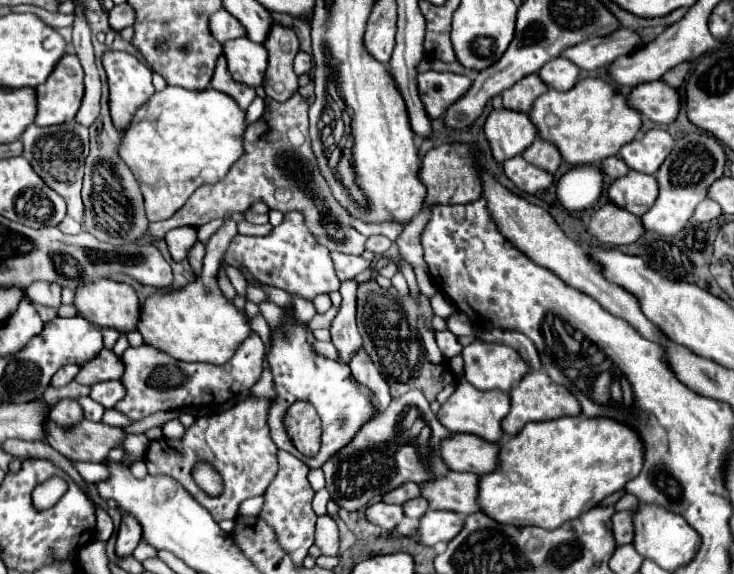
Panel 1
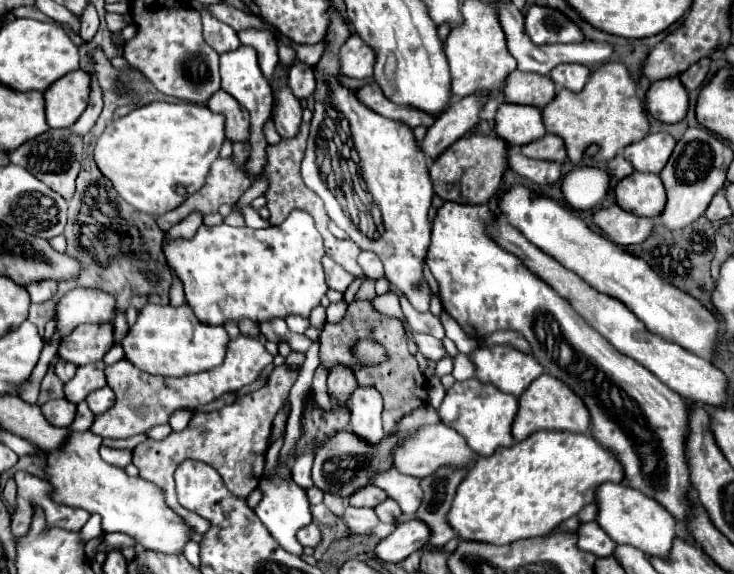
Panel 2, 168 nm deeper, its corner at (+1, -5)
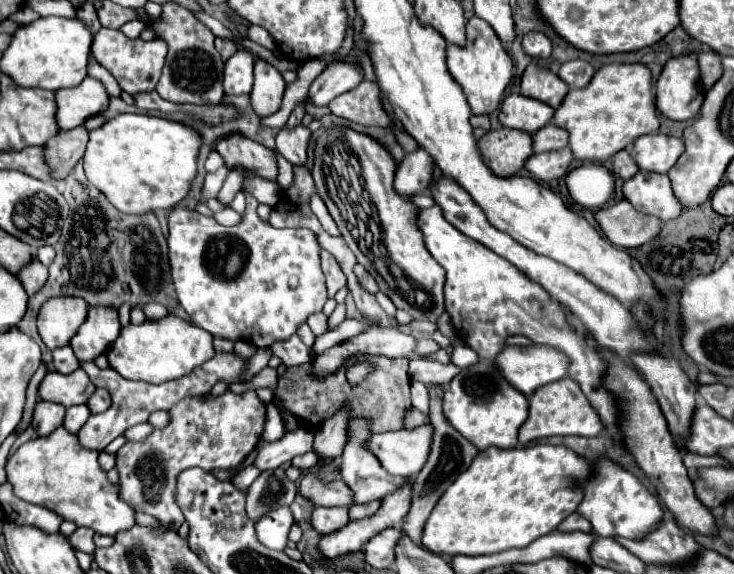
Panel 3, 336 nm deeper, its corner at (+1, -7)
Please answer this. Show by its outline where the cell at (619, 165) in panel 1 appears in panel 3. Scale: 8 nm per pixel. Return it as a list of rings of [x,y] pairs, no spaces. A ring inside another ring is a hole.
[[[622,150],[622,152],[618,152],[618,154],[614,156],[614,160],[612,160],[612,170],[614,170],[620,178],[630,180],[630,178],[638,172],[638,166],[636,166],[636,162],[630,158],[630,154],[628,154],[626,150]]]

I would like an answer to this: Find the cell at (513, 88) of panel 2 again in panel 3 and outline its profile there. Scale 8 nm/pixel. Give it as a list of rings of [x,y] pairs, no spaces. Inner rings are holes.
[[[534,62],[524,70],[524,76],[520,82],[522,96],[536,98],[552,108],[558,108],[562,104],[568,90],[570,86],[564,80],[560,80],[558,74],[554,74],[552,70],[540,68]]]

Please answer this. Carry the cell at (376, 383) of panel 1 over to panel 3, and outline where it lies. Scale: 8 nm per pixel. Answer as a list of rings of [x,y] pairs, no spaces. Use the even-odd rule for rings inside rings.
[[[352,420],[350,438],[348,438],[348,444],[344,448],[344,456],[340,458],[340,476],[348,484],[348,488],[352,490],[354,504],[366,504],[366,502],[372,502],[372,500],[382,500],[382,496],[386,496],[388,492],[396,490],[400,484],[406,482],[406,478],[392,476],[392,474],[384,472],[380,462],[362,446],[362,442],[368,440],[368,436],[370,436],[368,424],[360,424],[360,420]]]

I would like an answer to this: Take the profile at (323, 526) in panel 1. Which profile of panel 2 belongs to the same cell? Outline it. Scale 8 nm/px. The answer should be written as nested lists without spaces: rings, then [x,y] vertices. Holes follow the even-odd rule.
[[[310,524],[310,526],[302,528],[296,534],[296,538],[304,548],[314,548],[314,546],[318,546],[322,542],[322,532],[320,532],[320,528],[316,524]]]

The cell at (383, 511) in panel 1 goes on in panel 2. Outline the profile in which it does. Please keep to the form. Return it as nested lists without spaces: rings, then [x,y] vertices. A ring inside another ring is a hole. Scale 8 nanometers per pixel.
[[[350,506],[344,512],[344,520],[354,534],[372,534],[380,522],[372,508],[354,508],[354,506]]]

